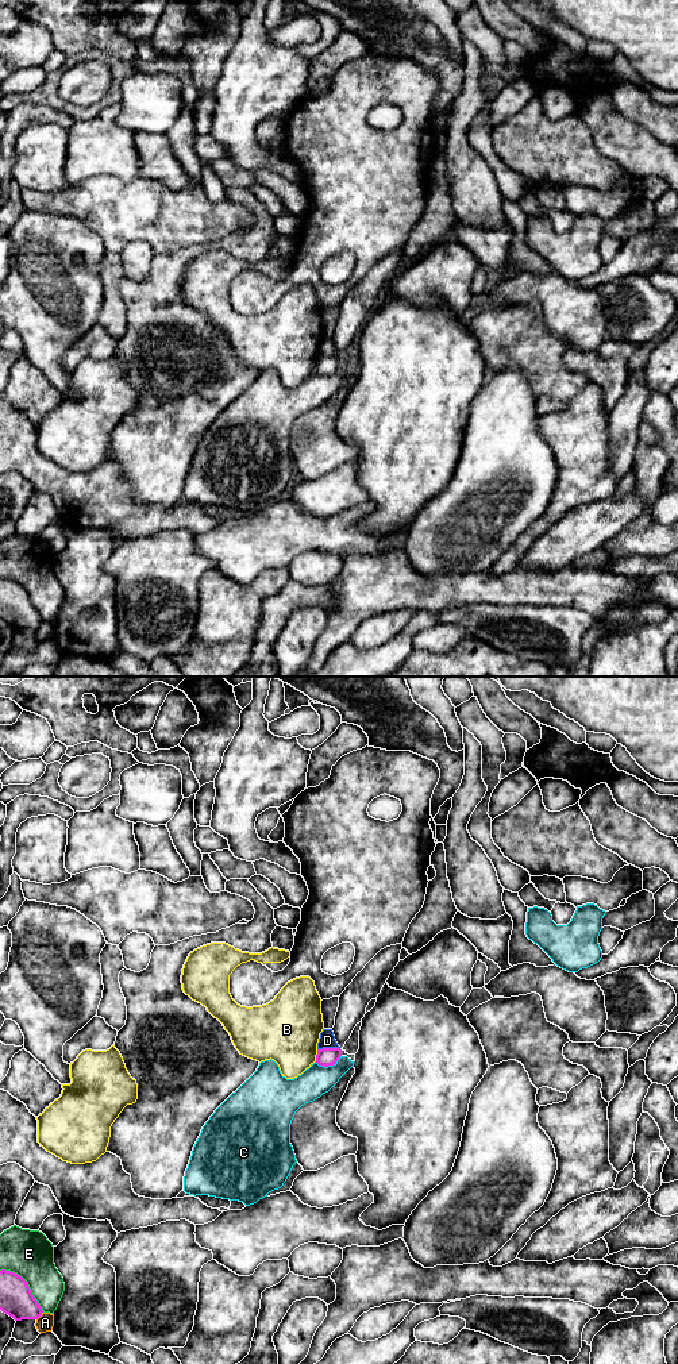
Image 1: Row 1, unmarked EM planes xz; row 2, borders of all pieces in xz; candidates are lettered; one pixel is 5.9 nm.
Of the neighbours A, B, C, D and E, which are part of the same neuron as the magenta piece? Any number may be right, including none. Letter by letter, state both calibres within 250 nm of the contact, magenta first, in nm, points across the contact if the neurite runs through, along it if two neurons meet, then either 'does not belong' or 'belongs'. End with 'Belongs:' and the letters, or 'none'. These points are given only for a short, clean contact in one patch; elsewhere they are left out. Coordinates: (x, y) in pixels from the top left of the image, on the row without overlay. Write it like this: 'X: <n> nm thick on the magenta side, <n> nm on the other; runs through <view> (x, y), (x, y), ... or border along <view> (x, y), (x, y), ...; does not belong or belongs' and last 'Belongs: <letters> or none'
A: 200 nm thick on the magenta side, 100 nm on the other; does not belong
B: 110 nm thick on the magenta side, 400 nm on the other; does not belong
C: 110 nm thick on the magenta side, 180 nm on the other; does not belong
D: 110 nm thick on the magenta side, 100 nm on the other; border along xz (339, 355), (318, 358); does not belong
E: 200 nm thick on the magenta side, 280 nm on the other; does not belong
Belongs: none

